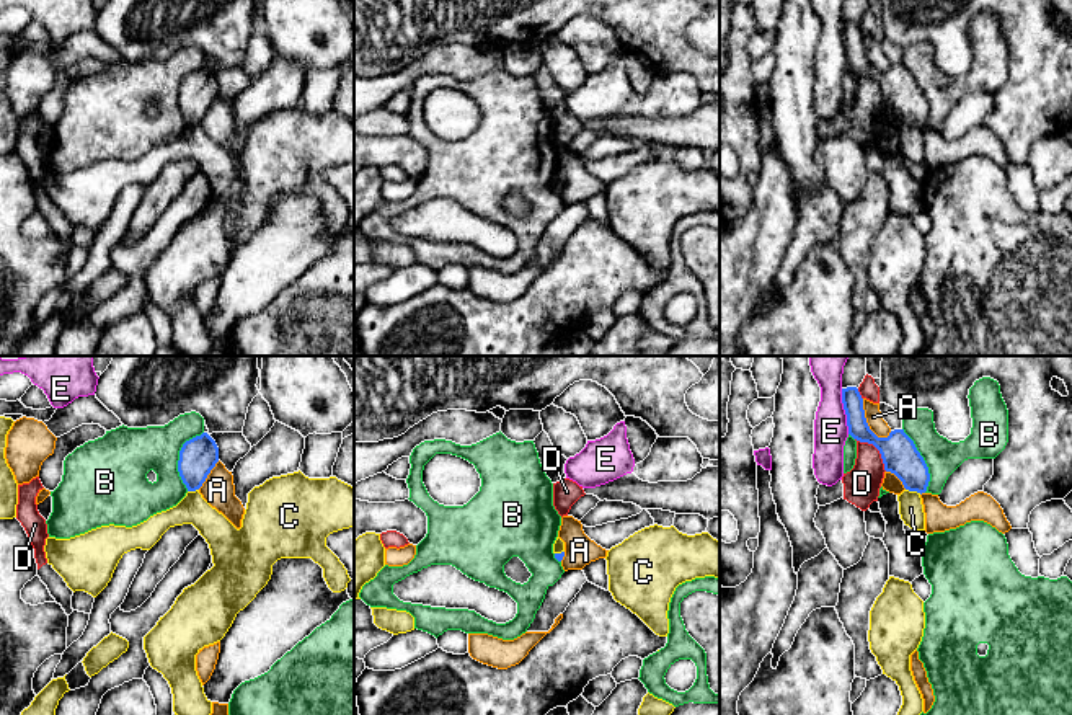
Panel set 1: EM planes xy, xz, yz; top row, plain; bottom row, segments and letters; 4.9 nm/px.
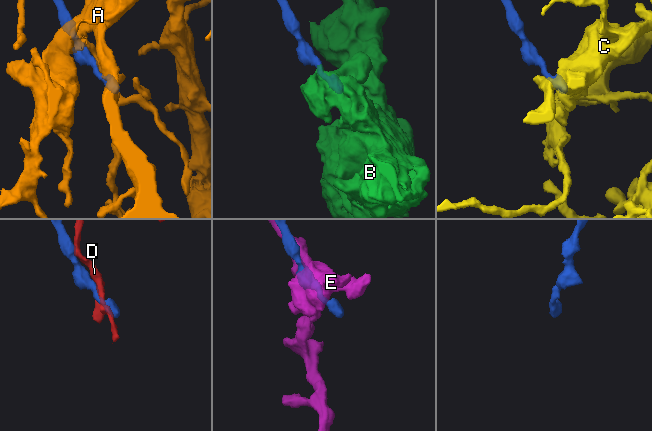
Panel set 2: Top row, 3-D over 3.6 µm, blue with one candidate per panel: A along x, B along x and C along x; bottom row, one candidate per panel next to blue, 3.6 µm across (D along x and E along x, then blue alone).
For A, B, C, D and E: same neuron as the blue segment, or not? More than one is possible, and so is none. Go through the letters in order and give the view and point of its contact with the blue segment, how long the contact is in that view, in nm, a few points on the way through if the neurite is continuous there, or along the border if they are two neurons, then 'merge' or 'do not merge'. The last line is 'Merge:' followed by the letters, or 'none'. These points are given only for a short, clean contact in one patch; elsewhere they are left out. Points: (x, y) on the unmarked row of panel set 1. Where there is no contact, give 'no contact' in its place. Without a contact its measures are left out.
A: contact yz (865, 56); length 240 nm; do not merge
B: contact xy (180, 92); length 300 nm; do not merge
C: contact yz (914, 124); length 80 nm; border yz (906, 123), (921, 128); do not merge
D: contact yz (877, 82); length 220 nm; border yz (855, 72), (870, 77), (878, 85), (886, 105); do not merge
E: contact yz (846, 46); length 220 nm; do not merge
Merge: none

